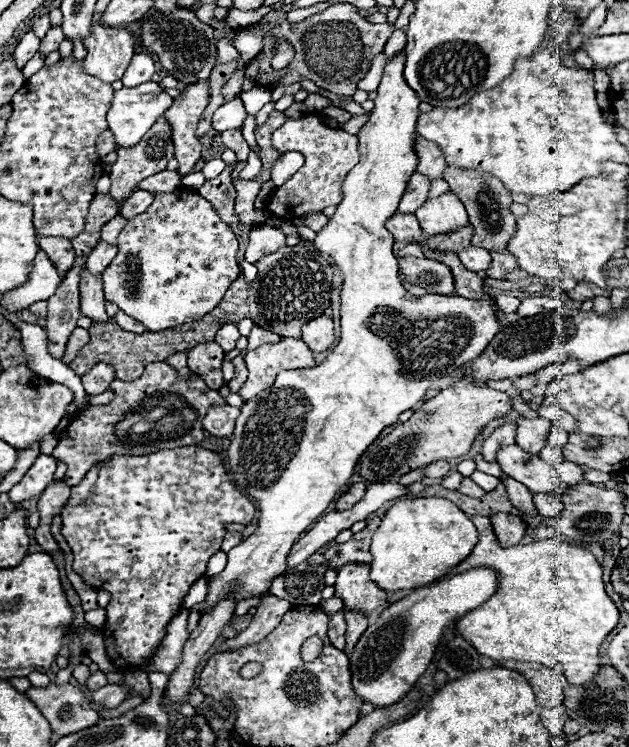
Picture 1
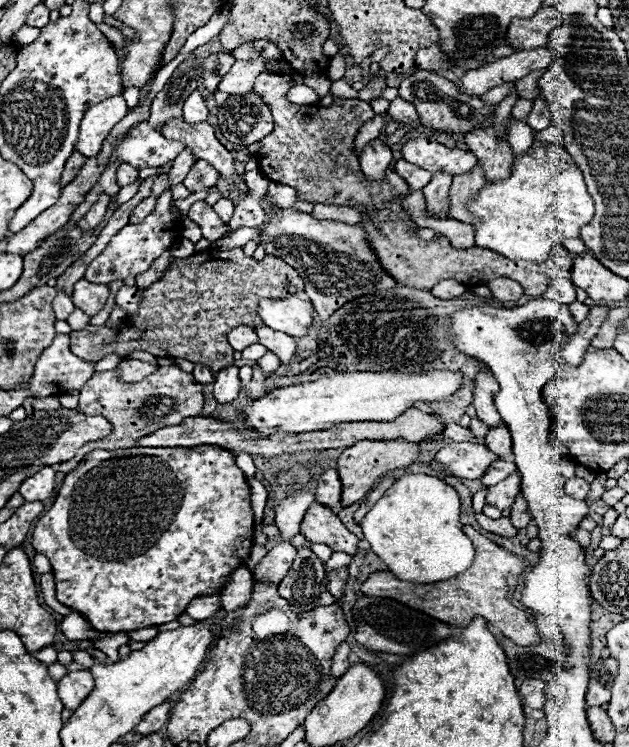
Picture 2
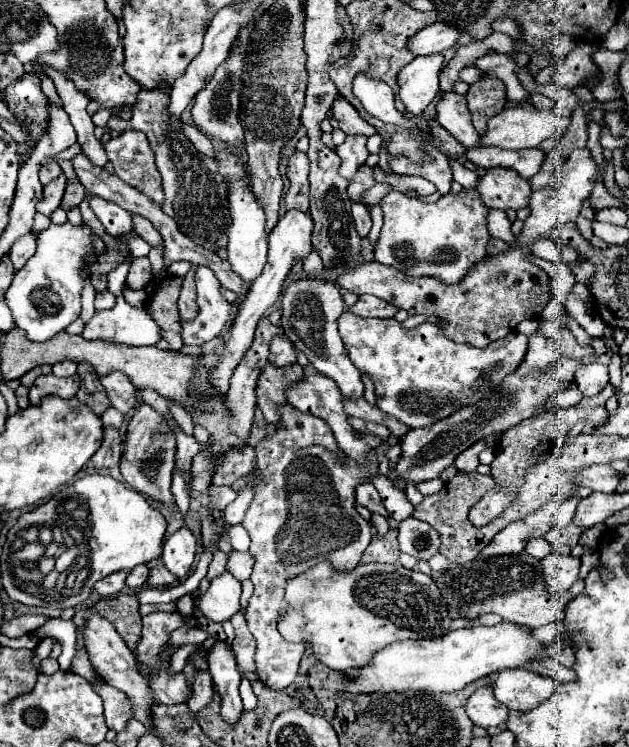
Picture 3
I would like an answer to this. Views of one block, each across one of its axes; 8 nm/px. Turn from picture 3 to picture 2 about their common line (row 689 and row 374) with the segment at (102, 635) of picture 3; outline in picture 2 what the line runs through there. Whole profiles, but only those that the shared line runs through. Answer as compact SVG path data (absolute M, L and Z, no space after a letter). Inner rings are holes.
M122 360L116 368L116 372L120 376L120 382L128 382L128 384L130 382L140 382L156 370L158 370L158 366L152 366L152 364L140 362L140 360Z

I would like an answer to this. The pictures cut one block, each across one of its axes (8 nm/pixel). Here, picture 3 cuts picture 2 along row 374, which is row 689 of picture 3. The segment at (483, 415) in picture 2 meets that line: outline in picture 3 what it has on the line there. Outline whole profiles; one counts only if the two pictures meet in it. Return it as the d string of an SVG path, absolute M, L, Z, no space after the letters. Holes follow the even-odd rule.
M492 686L478 688L466 704L466 712L470 720L482 728L488 726L504 726L508 720L508 708L494 698Z

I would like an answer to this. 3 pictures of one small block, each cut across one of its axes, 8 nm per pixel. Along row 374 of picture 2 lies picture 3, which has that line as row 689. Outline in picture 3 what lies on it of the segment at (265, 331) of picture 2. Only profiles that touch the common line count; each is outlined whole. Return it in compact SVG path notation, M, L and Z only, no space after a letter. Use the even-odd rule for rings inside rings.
M278 406L280 412L280 426L276 432L268 434L264 440L260 440L254 448L256 452L256 470L260 472L260 482L254 486L254 498L246 510L246 516L242 520L242 526L250 534L250 552L256 558L254 572L250 576L254 584L254 594L250 596L250 604L246 608L246 620L248 630L252 632L256 640L256 674L272 690L284 690L288 688L300 668L300 658L306 650L306 644L292 644L286 642L278 632L278 618L286 610L284 602L284 584L288 578L298 576L312 568L314 564L322 560L330 560L338 570L352 570L368 548L372 540L372 528L370 524L356 512L356 486L360 482L368 482L372 476L378 474L380 460L376 456L376 450L370 450L366 458L370 458L370 468L360 466L354 458L348 458L344 450L340 448L326 448L324 444L336 444L332 438L332 430L320 422L320 418L312 418L312 414L304 414L292 406Z

